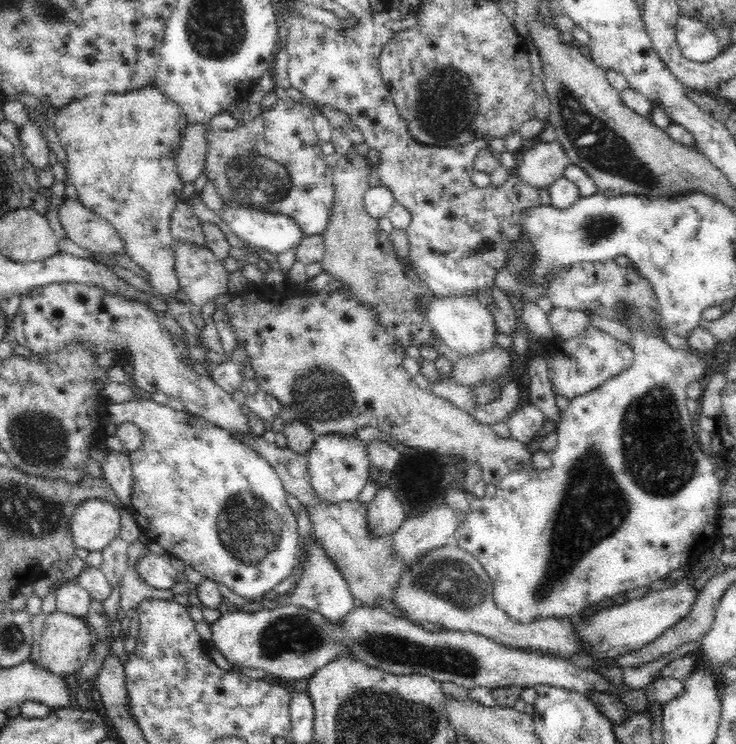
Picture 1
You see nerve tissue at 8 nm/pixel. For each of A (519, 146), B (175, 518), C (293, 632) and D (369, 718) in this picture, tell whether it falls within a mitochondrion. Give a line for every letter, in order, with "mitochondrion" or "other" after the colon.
A: other
B: other
C: mitochondrion
D: mitochondrion

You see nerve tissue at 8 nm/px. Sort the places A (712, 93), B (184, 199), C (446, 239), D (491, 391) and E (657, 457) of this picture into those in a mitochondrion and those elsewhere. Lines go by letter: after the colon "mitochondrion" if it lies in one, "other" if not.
A: other
B: other
C: mitochondrion
D: mitochondrion
E: mitochondrion

